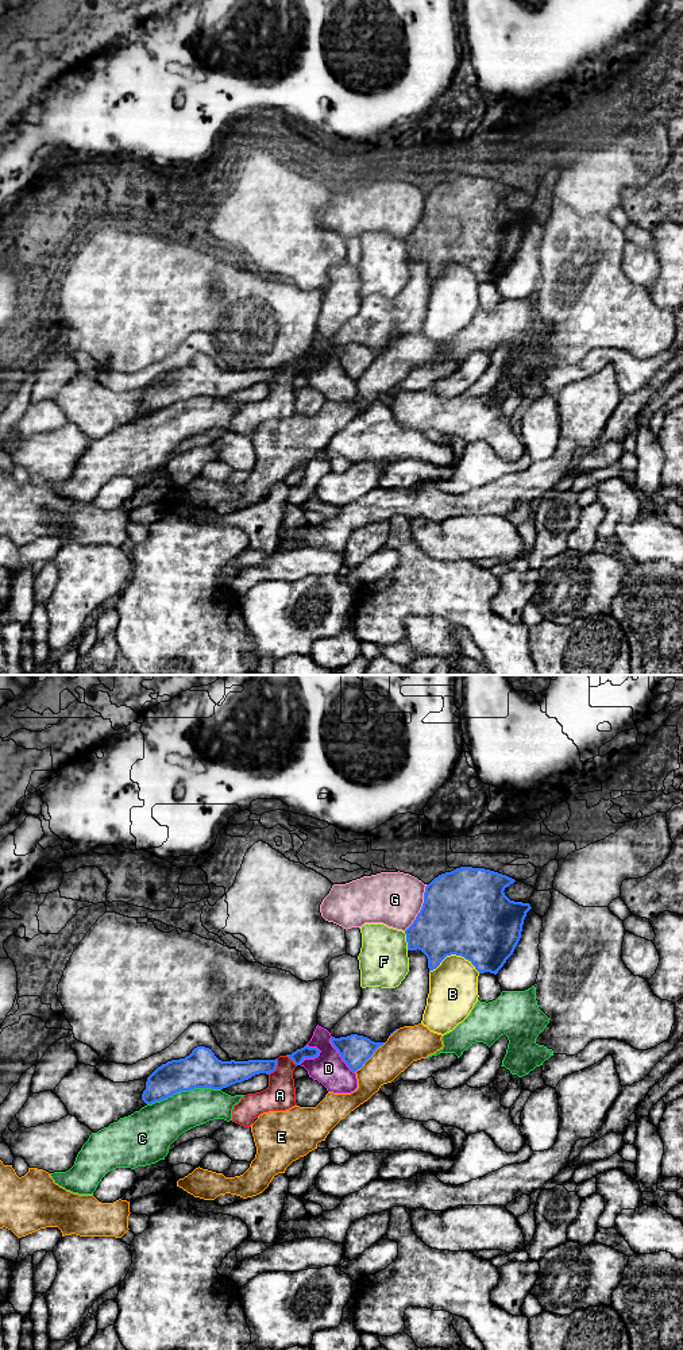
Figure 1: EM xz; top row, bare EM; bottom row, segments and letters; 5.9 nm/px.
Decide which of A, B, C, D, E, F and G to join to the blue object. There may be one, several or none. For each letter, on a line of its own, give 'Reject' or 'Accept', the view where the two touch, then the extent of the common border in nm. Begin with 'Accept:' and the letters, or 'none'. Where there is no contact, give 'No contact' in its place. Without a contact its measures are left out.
Accept: none
A: Reject. Touches blue in xz. Shared border 110 nm
B: Reject. Touches blue in xz. Shared border 300 nm
C: Reject. Touches blue in xz. Shared border 460 nm
D: Reject. Touches blue in xz. Shared border 160 nm
E: Reject. Touches blue in xz. Shared border 260 nm
F: Reject. Touches blue in xz. Shared border 110 nm
G: Reject. Touches blue in xz. Shared border 320 nm

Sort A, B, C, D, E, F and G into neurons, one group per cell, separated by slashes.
A / B / C / D / E / F / G

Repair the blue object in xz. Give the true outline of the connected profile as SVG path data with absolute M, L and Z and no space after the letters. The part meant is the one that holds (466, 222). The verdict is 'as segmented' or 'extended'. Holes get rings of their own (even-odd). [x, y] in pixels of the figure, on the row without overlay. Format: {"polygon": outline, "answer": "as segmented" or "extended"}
{"polygon": "M460 176L435 186L425 196L424 212L413 232L405 239L408 259L421 259L428 267L429 281L451 263L468 269L479 282L497 284L506 269L513 263L522 240L526 221L532 217L529 212L510 209L505 197L516 189L485 177Z", "answer": "as segmented"}

